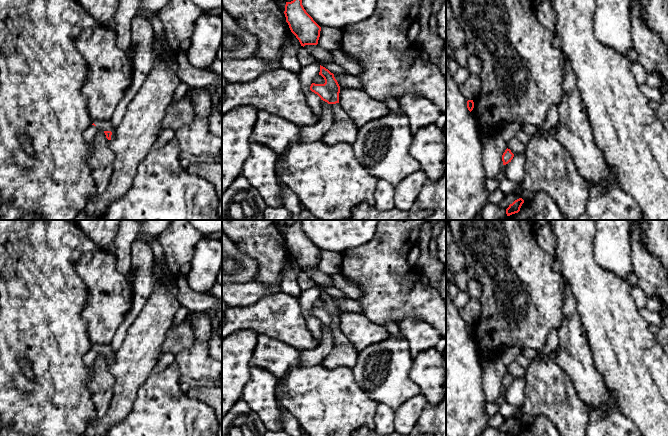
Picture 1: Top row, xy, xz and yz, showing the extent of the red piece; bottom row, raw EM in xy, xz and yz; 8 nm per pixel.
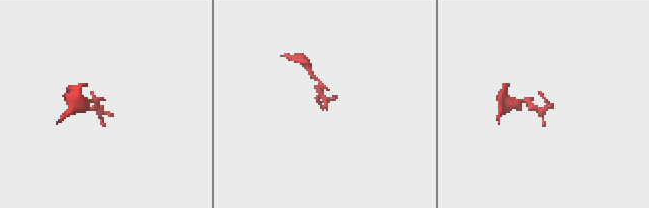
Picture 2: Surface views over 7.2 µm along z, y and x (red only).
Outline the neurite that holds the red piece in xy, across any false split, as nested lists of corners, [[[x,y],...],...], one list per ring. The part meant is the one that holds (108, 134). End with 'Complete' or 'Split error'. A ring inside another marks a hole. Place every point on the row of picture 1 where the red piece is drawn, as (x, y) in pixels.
[[[111,119],[106,121],[94,120],[92,125],[96,126],[98,130],[102,130],[108,140],[111,140],[115,137],[115,126],[113,125]]]. Split error

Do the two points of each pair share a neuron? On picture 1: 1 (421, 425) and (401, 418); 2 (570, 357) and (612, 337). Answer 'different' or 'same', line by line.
1: different
2: different

